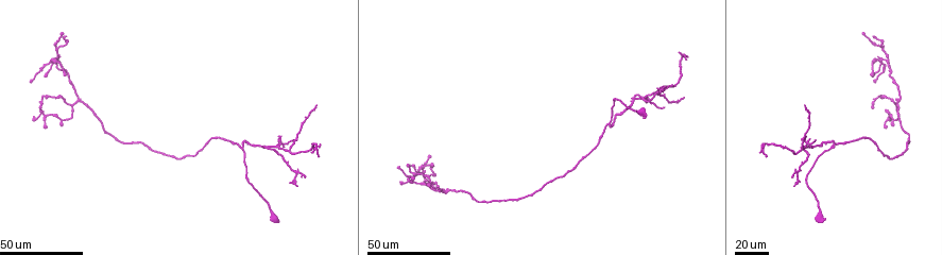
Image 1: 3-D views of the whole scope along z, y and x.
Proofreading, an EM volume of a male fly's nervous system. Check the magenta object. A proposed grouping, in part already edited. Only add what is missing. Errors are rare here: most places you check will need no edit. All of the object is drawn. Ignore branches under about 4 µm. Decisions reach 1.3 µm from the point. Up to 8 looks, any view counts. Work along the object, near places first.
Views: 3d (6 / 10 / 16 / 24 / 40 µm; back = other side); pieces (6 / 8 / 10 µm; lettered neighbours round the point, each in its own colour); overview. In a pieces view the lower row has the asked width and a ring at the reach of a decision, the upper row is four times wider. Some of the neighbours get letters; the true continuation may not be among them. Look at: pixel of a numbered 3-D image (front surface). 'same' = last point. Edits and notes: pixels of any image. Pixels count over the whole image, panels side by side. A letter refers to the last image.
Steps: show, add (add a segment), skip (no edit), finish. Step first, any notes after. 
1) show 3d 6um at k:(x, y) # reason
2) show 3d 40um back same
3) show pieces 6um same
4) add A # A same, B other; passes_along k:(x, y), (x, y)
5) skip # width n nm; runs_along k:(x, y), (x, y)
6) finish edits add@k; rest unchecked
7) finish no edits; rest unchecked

show 3d 40um at 1:(32, 119) # branch stops here

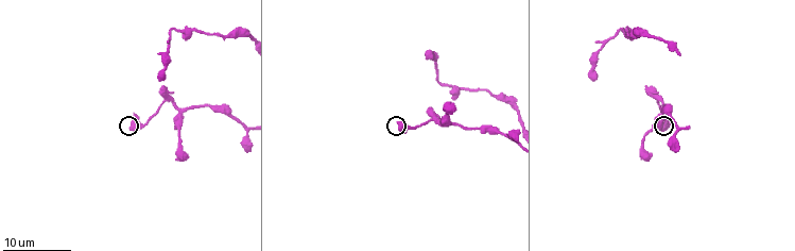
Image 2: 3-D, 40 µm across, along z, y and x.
show pieces 8um at 2:(129, 127)

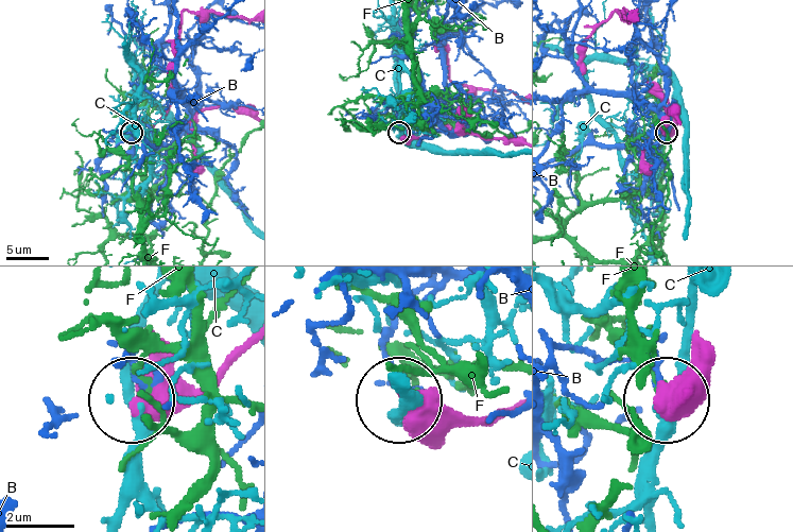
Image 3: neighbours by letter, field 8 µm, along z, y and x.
skip # B other, C other, F other; none of them fits

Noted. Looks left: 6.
show 3d 16um at 2:(647, 158)

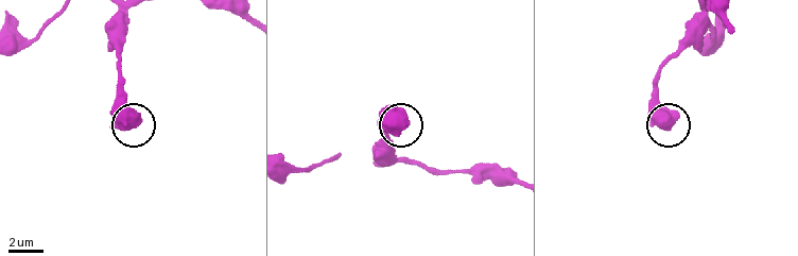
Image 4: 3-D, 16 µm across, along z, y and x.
show pieces 6um at 4:(395, 126) # see the neighbours

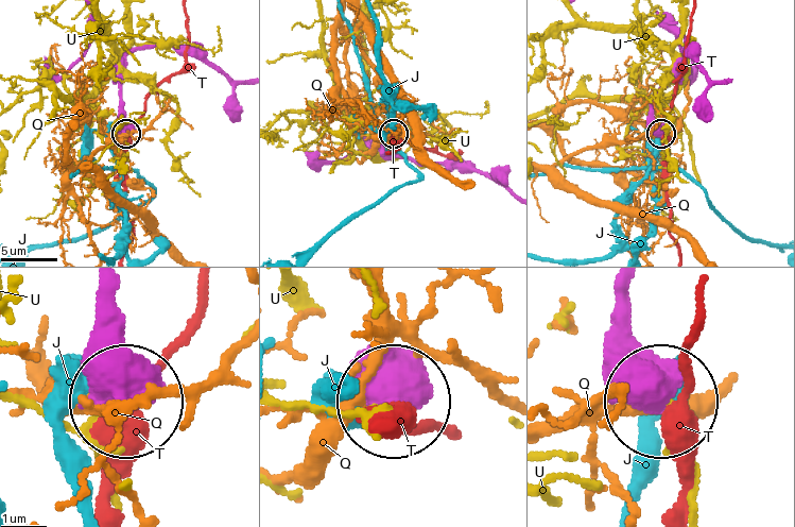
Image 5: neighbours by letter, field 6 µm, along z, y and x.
skip # J other, Q other, T other, U other; no lettered segment goes on from it

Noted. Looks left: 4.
show 3d 24um at 1:(66, 35) # free end

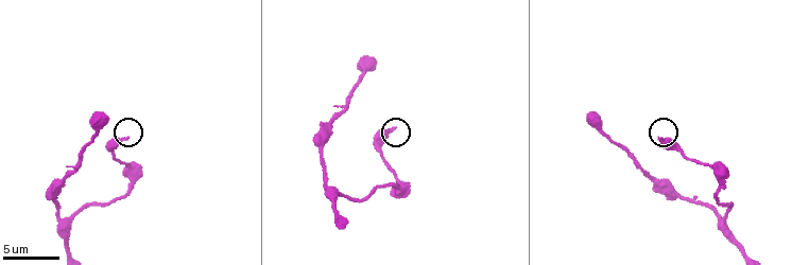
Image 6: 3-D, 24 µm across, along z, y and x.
show pieces 10um at 6:(392, 127)

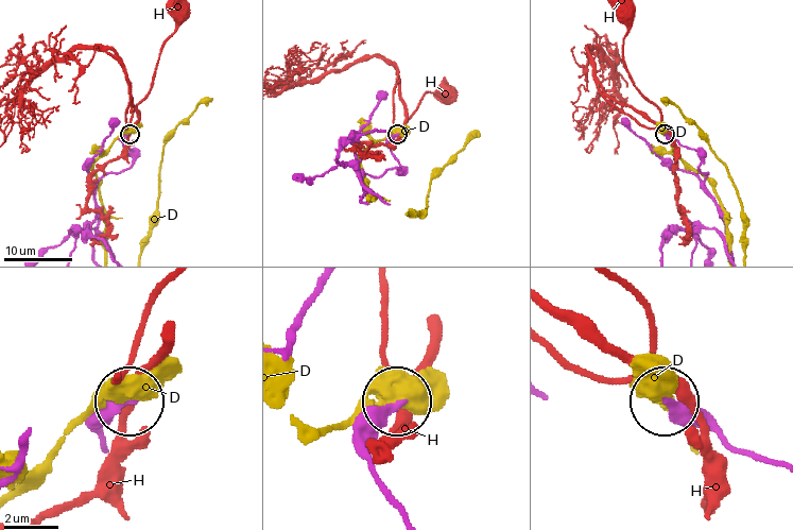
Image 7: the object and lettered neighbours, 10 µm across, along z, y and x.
skip # D other, H other; runs_along 7:(778, 466), (744, 455), (665, 399); no lettered segment goes on from it

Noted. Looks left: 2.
show 3d 24um at 1:(877, 58) # thin end

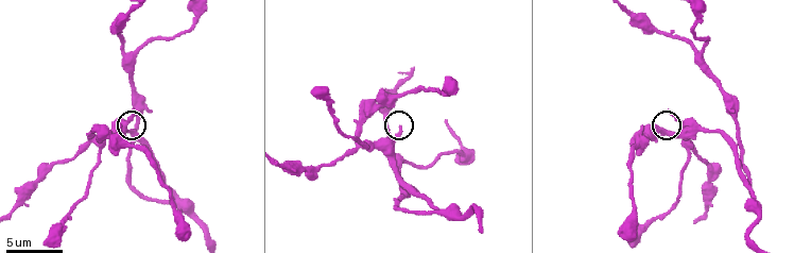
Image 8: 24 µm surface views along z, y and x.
show pieces 8um at 8:(132, 110)

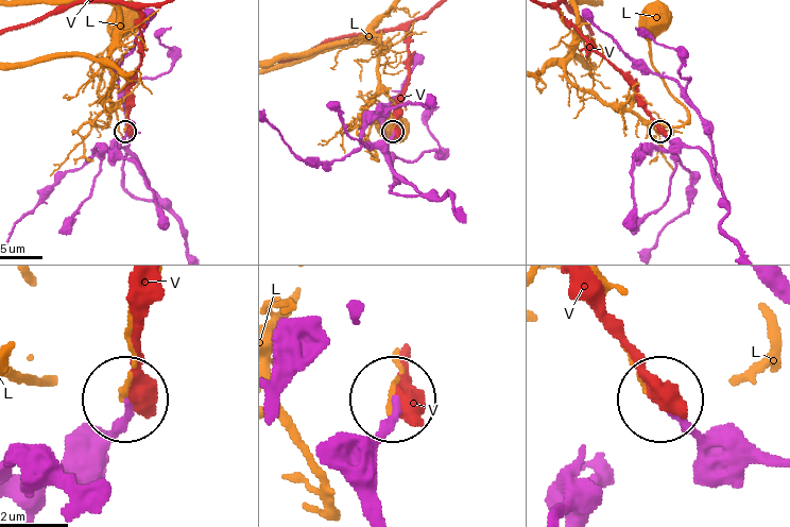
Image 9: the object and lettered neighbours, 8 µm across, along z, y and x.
skip # L other, V other; runs_along 9:(110, 446), (127, 397); no lettered segment goes on from it

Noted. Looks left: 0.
finish no edits; rest unchecked

